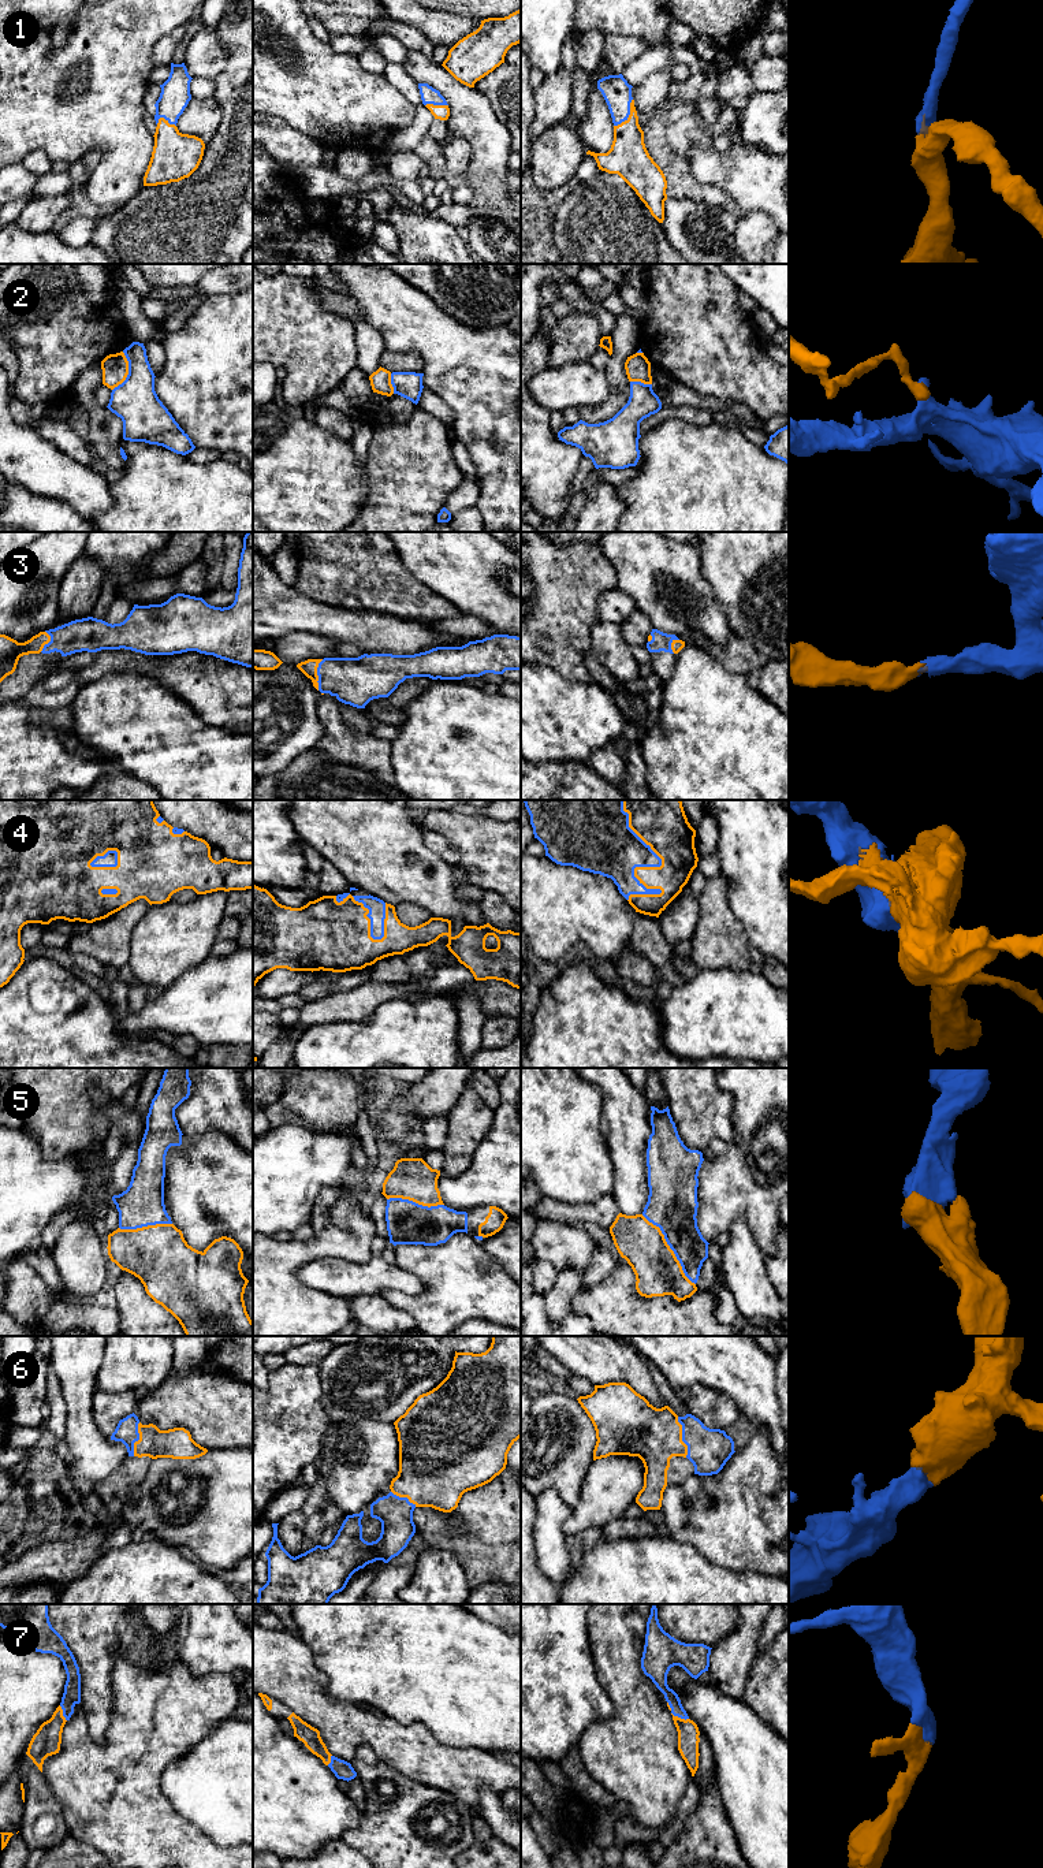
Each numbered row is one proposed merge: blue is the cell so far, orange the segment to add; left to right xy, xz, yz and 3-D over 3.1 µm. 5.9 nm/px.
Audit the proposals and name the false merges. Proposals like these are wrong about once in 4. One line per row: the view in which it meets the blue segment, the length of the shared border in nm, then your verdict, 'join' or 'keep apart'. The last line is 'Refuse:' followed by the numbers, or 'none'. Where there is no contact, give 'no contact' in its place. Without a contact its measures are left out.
1: yz | 200 nm | join
2: xy | 240 nm | keep apart
3: xz | 190 nm | join
4: yz | 600 nm | join
5: yz | 500 nm | join
6: yz | 240 nm | join
7: yz | 110 nm | join
Refuse: 2

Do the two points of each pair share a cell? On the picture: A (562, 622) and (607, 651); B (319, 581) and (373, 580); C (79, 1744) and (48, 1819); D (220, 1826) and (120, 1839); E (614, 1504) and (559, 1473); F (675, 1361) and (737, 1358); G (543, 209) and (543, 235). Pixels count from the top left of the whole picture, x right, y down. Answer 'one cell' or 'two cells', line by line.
A: two cells
B: one cell
C: two cells
D: two cells
E: two cells
F: one cell
G: one cell

